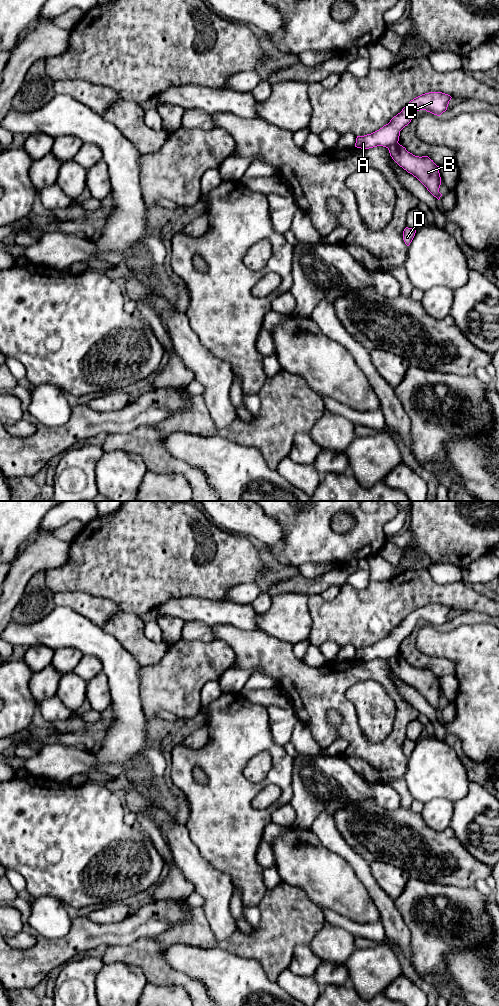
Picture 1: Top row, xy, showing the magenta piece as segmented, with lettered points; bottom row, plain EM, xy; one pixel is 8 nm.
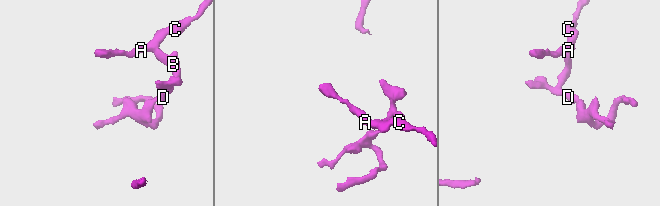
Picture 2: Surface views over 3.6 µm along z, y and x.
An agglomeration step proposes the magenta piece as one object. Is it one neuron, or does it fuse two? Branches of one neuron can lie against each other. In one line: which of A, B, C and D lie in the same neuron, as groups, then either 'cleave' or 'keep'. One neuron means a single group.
A C / B D; cleave

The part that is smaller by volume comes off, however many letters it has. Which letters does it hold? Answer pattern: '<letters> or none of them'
B, D

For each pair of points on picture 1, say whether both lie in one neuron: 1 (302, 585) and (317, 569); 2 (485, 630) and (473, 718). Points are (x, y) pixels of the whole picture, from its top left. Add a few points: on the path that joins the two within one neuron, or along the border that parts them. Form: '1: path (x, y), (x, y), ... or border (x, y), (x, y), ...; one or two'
1: border (332, 568), (315, 577), (304, 577), (299, 574); two
2: path (484, 652), (484, 696); one

